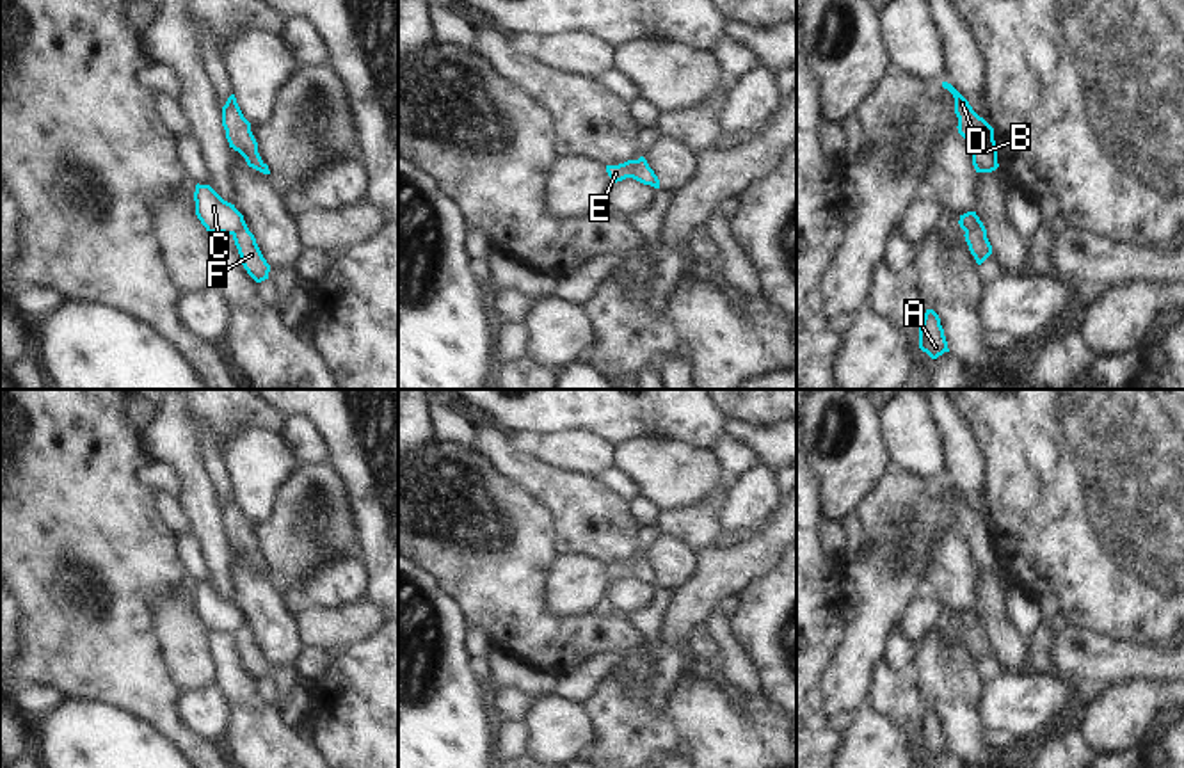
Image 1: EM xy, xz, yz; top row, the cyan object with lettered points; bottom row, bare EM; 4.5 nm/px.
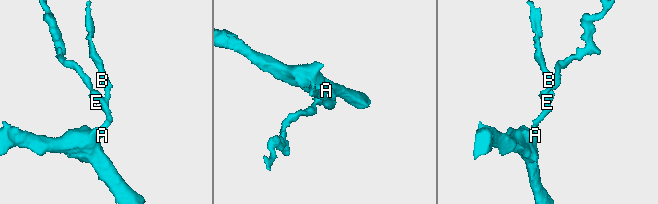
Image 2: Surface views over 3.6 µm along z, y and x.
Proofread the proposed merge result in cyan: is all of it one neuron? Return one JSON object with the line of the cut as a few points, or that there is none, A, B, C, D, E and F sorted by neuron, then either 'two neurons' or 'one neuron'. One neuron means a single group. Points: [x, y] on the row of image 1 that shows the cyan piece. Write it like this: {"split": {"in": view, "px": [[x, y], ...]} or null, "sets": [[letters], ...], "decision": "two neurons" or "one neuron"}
{"split": {"in": "yz", "px": [[980, 221], [973, 230], [966, 232]]}, "sets": [["A", "B", "D", "F"], ["C", "E"]], "decision": "two neurons"}

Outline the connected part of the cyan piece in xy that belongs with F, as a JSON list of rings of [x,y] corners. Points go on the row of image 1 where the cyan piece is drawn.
[[[245,226],[238,233],[233,235],[235,245],[238,249],[240,260],[247,274],[256,281],[261,283],[268,279],[270,265],[263,258],[254,235]]]

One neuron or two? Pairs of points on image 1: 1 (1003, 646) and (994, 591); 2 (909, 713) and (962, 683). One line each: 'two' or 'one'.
1: one
2: two

